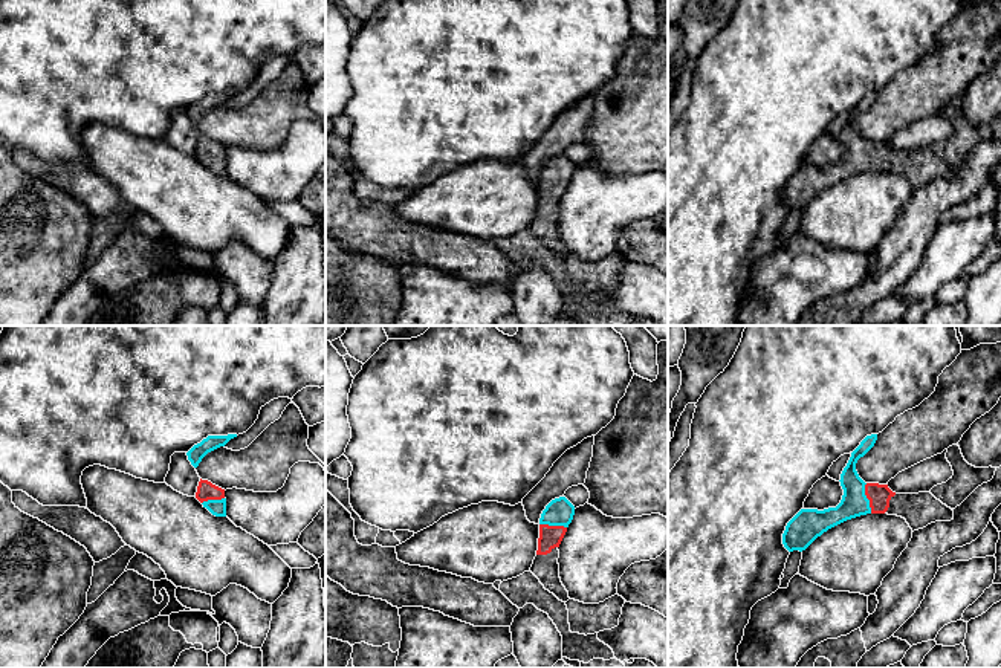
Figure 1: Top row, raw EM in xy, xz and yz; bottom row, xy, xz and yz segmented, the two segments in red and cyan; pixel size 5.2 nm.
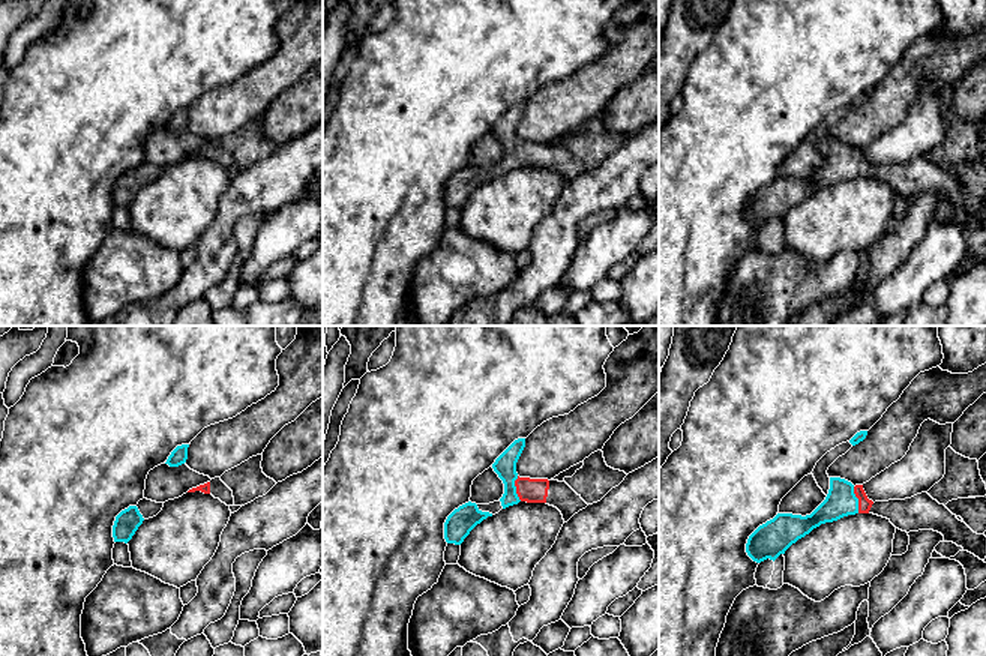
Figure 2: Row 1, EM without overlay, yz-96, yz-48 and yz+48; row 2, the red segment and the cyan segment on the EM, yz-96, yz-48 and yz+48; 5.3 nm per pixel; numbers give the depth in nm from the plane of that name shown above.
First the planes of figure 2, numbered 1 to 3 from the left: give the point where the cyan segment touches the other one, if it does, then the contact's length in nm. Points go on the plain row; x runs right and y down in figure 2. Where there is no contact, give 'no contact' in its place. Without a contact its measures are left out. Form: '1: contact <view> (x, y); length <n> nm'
1: no contact
2: contact yz-48 (517, 152); length 140 nm
3: contact yz+48 (859, 164); length 150 nm

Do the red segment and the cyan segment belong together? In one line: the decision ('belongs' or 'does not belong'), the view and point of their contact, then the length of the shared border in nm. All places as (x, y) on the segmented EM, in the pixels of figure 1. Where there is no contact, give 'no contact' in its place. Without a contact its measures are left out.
belongs; meets red in yz at (867, 497); contact 160 nm long

